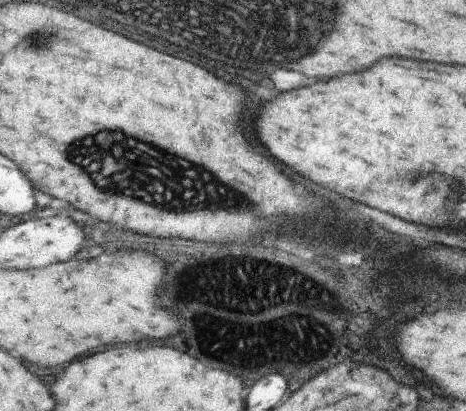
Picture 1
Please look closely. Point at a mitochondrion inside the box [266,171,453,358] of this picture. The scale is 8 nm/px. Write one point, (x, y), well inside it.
(277, 278)

